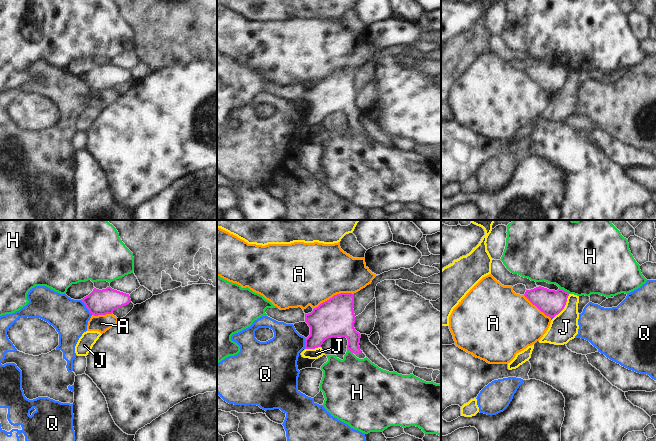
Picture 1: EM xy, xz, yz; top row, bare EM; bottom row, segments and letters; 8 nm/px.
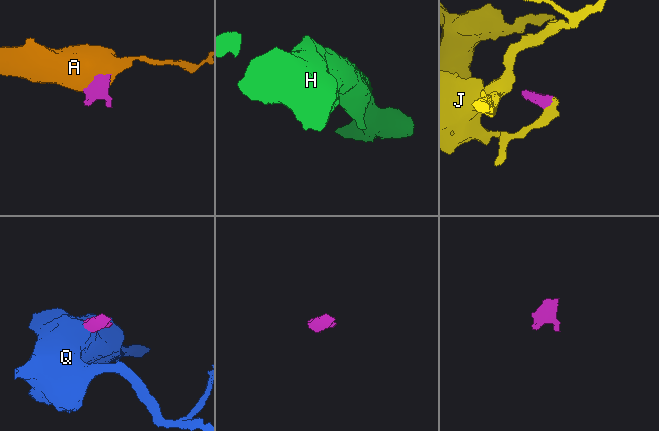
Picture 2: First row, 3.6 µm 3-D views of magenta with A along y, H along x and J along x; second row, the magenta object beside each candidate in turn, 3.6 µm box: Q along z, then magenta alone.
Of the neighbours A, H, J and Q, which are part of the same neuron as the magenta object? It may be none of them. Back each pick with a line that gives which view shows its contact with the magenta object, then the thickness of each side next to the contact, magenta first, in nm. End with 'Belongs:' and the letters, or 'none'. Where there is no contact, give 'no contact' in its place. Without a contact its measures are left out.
Belongs: none

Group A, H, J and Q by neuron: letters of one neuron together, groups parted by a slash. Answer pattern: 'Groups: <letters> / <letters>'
Groups: A / H / J / Q

